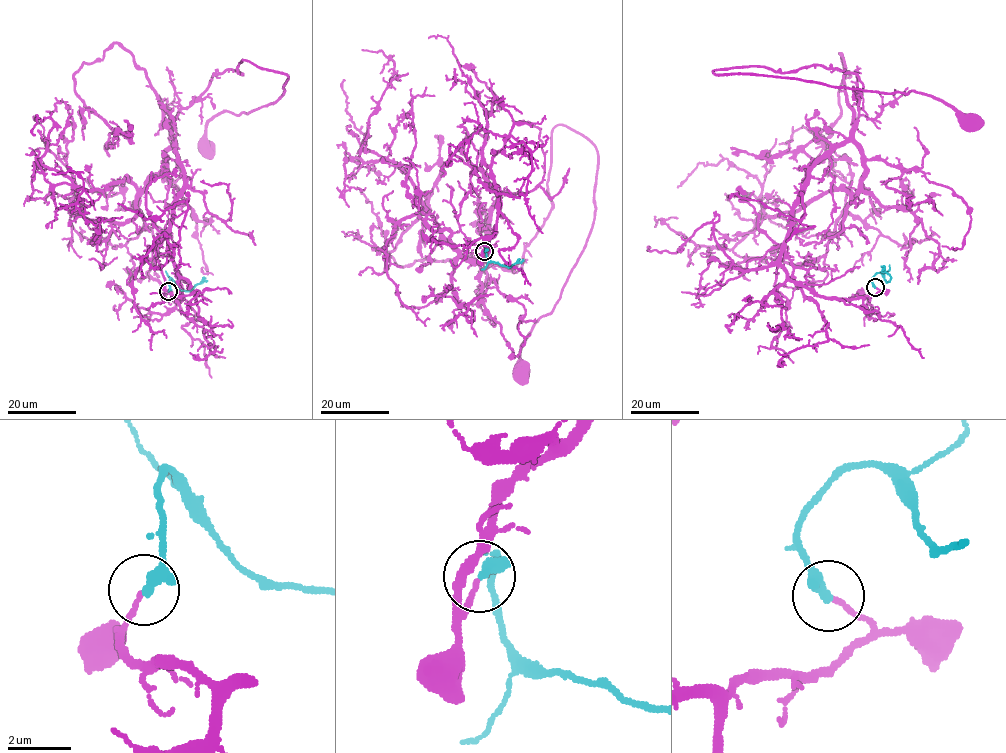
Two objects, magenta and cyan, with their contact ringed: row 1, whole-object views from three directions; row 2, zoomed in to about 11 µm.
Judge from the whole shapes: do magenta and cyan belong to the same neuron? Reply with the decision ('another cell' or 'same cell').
same cell

